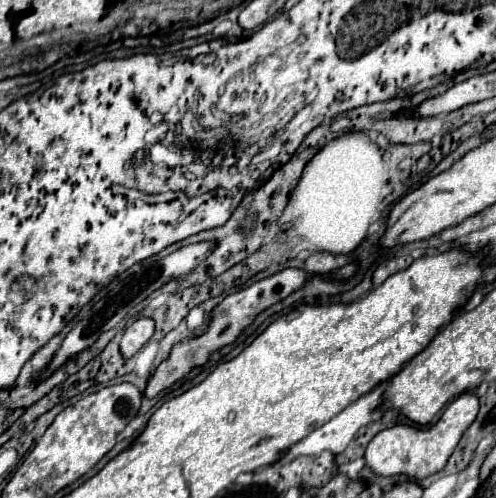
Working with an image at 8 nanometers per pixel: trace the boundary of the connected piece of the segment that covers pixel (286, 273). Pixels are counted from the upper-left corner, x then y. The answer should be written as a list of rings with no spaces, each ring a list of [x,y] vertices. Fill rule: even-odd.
[[[282,269],[278,271],[276,275],[270,275],[266,279],[260,279],[256,283],[252,283],[250,287],[244,287],[236,293],[230,293],[222,299],[222,303],[218,303],[212,313],[210,313],[210,323],[206,327],[206,331],[198,337],[190,337],[190,339],[184,339],[180,343],[176,343],[170,351],[170,355],[156,367],[156,371],[150,375],[148,379],[148,385],[146,385],[146,391],[144,391],[144,397],[152,399],[156,395],[160,395],[162,391],[168,391],[172,389],[178,381],[184,381],[188,377],[190,371],[194,371],[196,367],[204,367],[210,357],[220,351],[222,347],[226,345],[232,345],[242,333],[246,327],[252,325],[252,321],[262,313],[266,311],[270,305],[286,299],[290,293],[298,291],[306,281],[308,281],[310,273],[306,273],[304,269]]]

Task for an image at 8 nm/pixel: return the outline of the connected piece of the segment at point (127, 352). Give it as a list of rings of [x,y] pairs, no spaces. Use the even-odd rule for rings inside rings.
[[[150,317],[136,319],[126,331],[120,341],[120,351],[124,357],[132,357],[148,339],[154,335],[154,321]]]

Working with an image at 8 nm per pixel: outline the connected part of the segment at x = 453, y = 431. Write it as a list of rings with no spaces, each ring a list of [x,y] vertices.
[[[462,393],[456,399],[452,399],[442,417],[430,427],[430,429],[418,429],[414,425],[394,425],[388,429],[382,429],[372,437],[372,441],[366,447],[364,459],[366,465],[378,473],[378,475],[396,475],[396,473],[406,473],[416,479],[424,479],[436,471],[440,471],[448,457],[452,455],[454,447],[458,445],[462,433],[468,429],[468,425],[476,419],[478,415],[478,397],[474,393]]]

